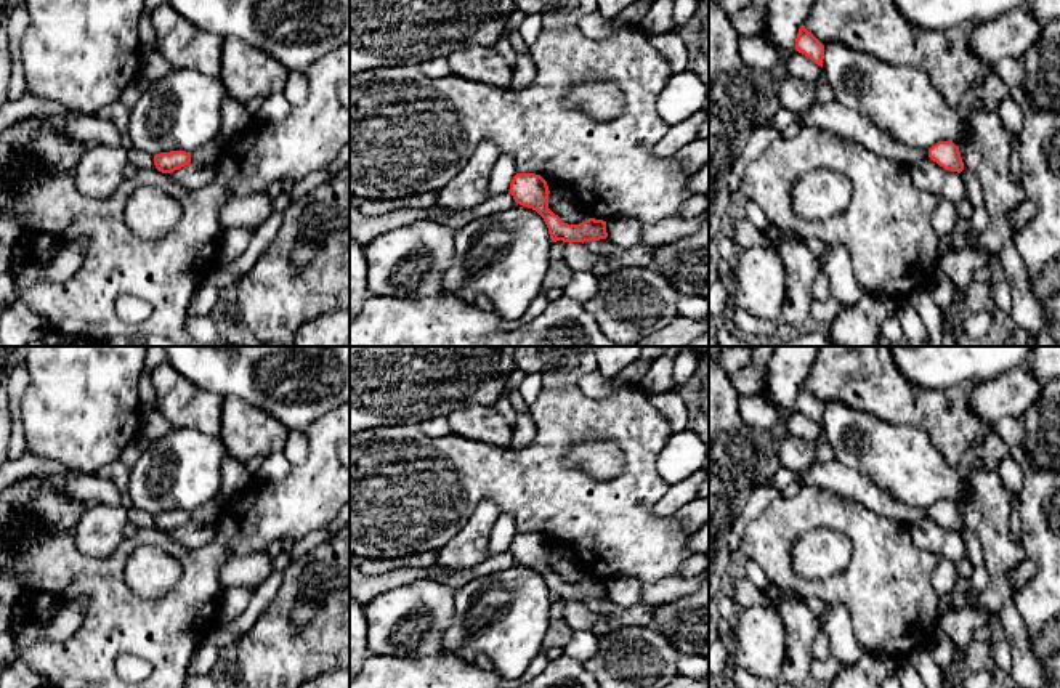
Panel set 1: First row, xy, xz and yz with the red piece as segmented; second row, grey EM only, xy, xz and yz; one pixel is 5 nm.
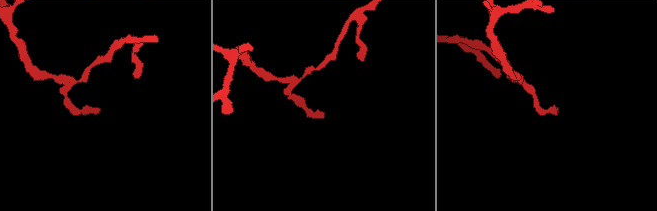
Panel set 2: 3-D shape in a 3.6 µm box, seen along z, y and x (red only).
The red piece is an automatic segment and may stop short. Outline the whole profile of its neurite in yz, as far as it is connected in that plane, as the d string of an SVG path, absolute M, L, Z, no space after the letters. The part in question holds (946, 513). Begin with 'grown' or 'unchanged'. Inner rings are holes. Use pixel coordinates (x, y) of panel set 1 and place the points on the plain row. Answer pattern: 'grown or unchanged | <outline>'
unchanged | M938 500L929 508L929 516L945 529L957 532L964 529L959 505L956 505L953 500Z

